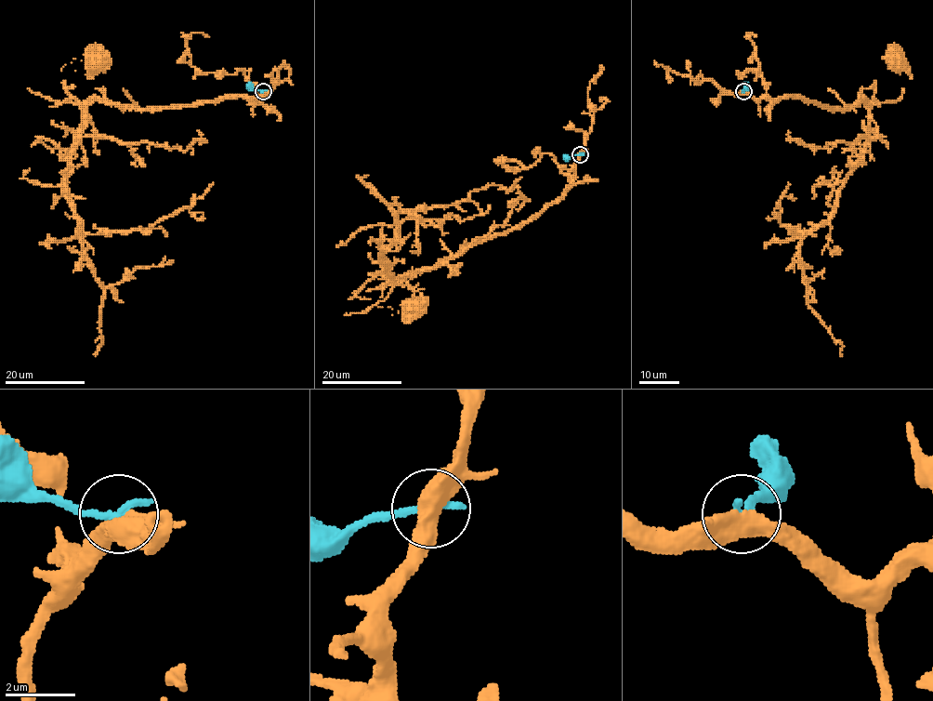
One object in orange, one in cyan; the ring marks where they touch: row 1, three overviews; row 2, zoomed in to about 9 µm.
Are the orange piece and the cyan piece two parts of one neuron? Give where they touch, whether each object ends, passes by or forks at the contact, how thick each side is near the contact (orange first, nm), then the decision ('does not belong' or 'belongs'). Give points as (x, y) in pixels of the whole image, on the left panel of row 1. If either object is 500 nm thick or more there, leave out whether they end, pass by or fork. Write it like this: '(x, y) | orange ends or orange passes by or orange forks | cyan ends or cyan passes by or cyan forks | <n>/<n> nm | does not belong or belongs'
(263, 91) | 500/240 nm | does not belong

